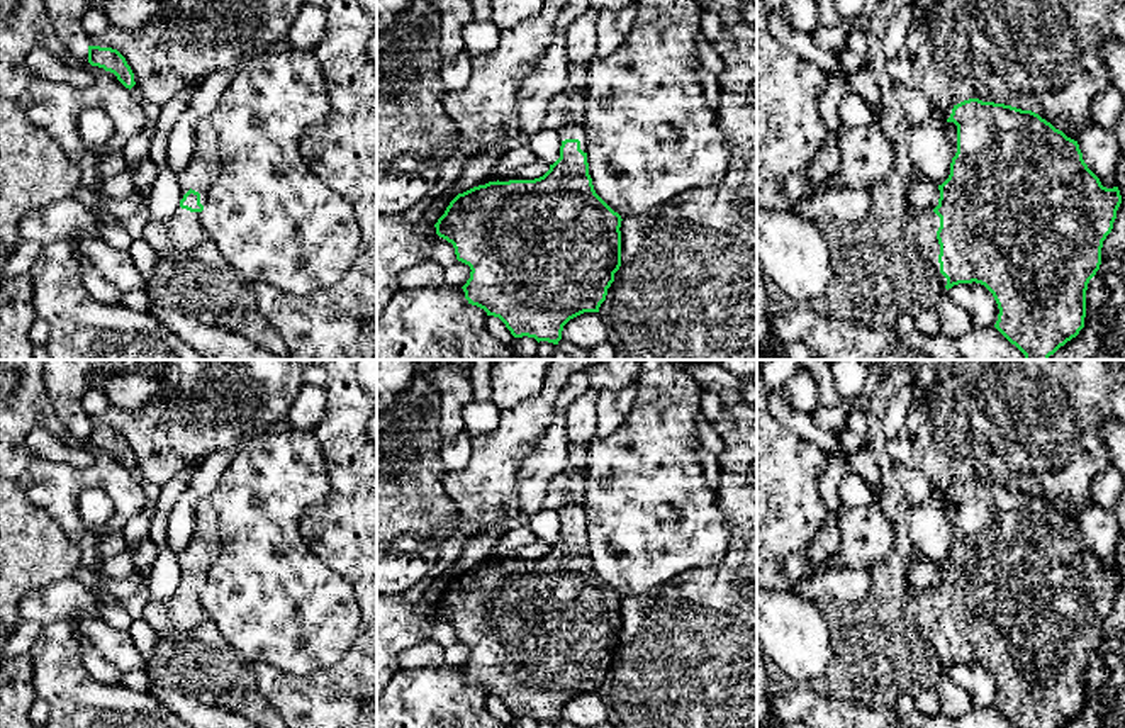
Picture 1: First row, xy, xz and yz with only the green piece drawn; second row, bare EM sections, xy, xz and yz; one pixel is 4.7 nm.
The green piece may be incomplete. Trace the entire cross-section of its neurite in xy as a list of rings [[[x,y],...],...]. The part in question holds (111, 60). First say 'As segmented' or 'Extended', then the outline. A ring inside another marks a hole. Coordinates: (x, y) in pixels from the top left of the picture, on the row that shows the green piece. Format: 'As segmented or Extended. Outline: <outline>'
As segmented. Outline: [[[88,46],[88,63],[114,73],[117,80],[129,90],[136,85],[131,66],[117,49]]]

